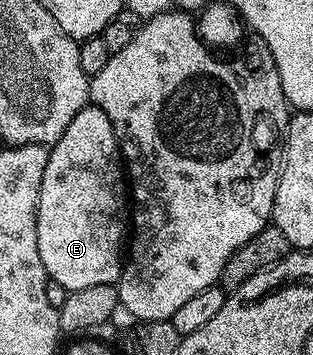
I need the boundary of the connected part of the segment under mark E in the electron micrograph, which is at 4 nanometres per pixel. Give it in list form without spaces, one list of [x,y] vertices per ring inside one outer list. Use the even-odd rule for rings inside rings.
[[[98,107],[78,110],[78,114],[74,114],[74,122],[66,126],[66,134],[62,134],[62,138],[58,138],[58,142],[49,149],[42,190],[39,191],[36,233],[39,257],[42,258],[42,266],[48,271],[48,278],[59,282],[68,293],[82,290],[85,286],[116,284],[120,273],[124,271],[122,253],[126,248],[129,228],[130,200],[126,195],[126,172],[122,167],[114,126]]]

